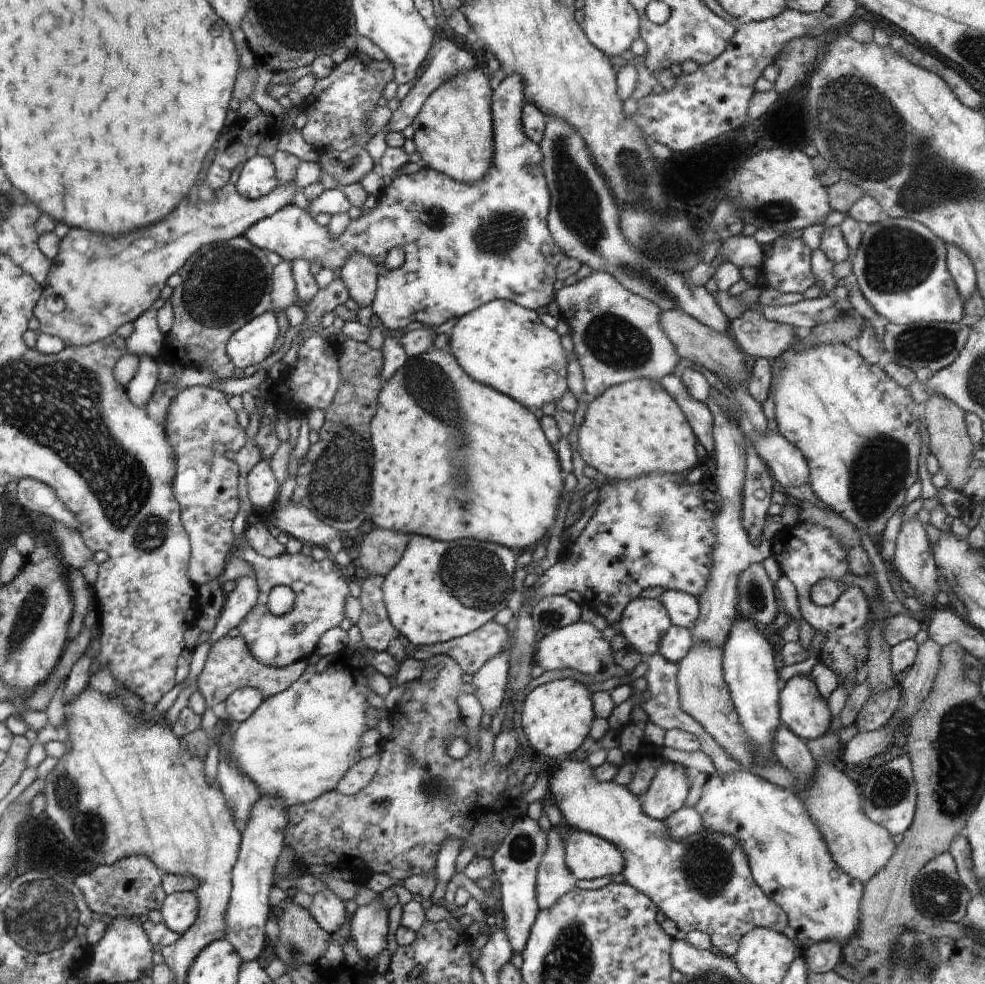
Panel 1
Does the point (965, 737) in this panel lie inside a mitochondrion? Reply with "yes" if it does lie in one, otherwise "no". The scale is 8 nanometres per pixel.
yes

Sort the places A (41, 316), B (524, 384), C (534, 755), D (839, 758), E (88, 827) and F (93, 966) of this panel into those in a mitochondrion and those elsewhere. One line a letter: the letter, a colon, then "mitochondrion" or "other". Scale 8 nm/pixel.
A: other
B: other
C: other
D: other
E: mitochondrion
F: other

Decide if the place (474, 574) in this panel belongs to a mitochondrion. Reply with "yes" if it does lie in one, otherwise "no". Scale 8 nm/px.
yes

